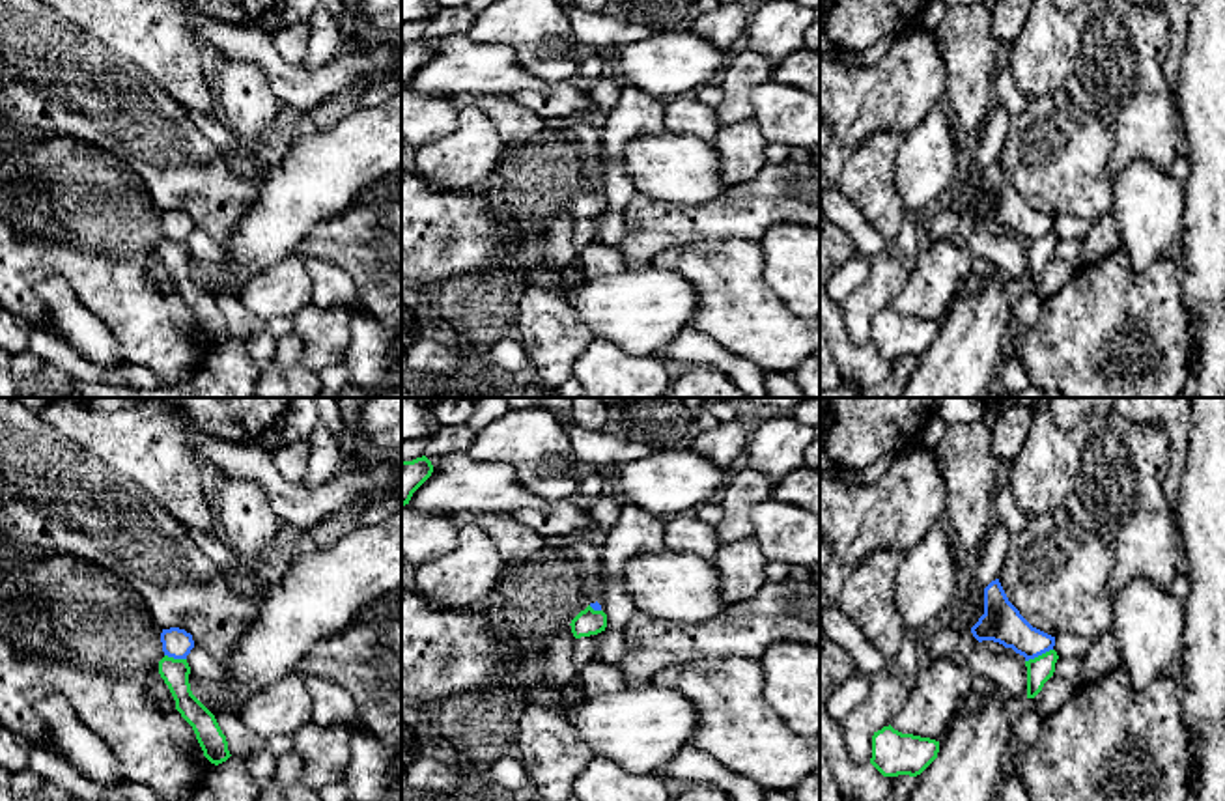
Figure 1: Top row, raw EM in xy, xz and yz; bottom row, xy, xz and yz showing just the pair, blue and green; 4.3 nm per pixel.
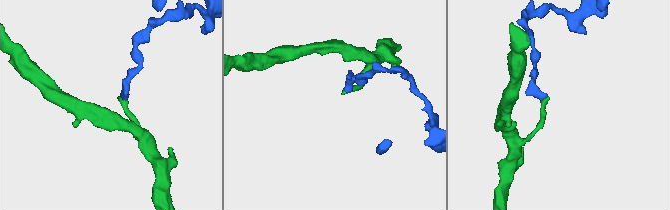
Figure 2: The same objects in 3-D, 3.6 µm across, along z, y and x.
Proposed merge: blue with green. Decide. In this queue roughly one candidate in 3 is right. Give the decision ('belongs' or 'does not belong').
does not belong

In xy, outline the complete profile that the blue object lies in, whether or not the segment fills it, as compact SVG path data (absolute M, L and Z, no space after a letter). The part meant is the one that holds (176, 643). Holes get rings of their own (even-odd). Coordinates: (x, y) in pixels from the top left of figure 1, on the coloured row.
M179 627L162 629L161 642L164 655L174 659L187 659L194 648L192 635Z

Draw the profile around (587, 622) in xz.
M588 605L571 620L570 625L575 639L598 635L607 627L607 614L603 611L594 611Z

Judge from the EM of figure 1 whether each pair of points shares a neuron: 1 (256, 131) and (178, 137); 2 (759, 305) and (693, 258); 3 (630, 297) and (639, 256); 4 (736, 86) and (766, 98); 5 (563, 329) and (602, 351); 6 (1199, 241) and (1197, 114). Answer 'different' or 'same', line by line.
1: different
2: same
3: different
4: different
5: different
6: same

